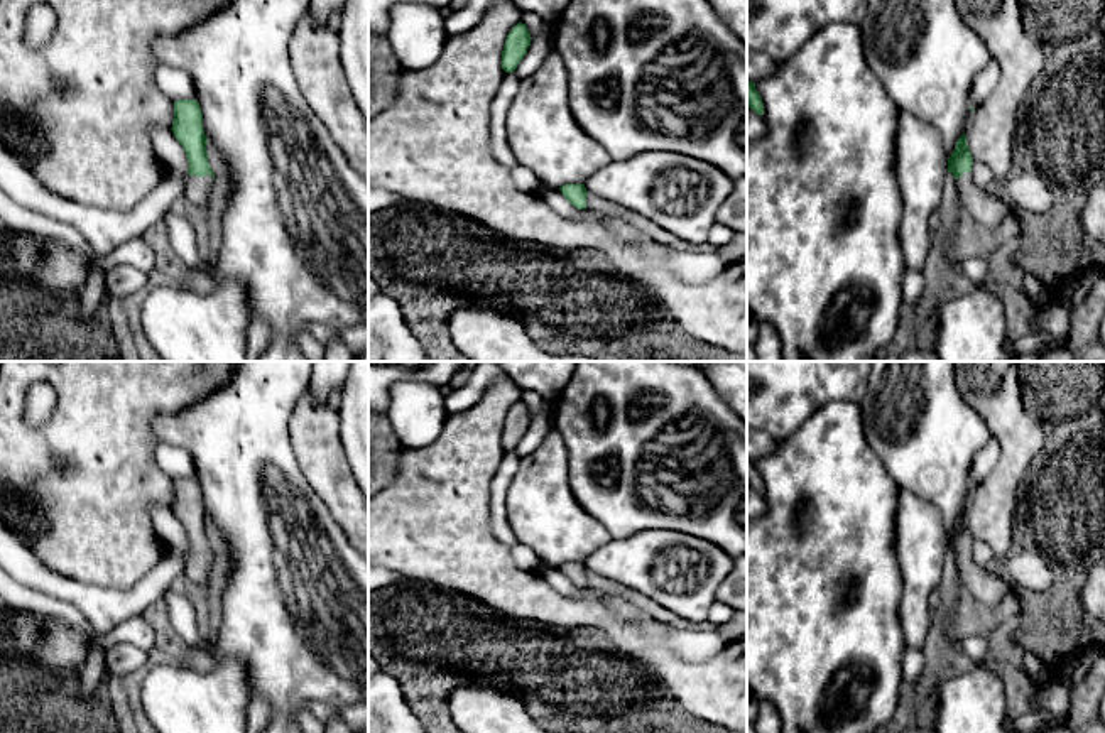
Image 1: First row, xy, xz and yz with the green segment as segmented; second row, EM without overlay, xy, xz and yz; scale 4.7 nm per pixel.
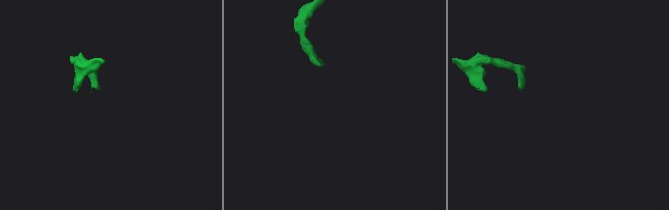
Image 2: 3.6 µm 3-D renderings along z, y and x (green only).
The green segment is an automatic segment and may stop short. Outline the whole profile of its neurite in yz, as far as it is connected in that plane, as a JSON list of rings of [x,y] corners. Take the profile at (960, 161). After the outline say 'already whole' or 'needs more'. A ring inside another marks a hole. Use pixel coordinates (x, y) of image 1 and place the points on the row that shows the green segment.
[[[963,133],[948,159],[948,172],[955,177],[961,209],[968,223],[980,233],[992,238],[1002,238],[1005,236],[1005,231],[1000,228],[1000,223],[1015,209],[1007,203],[1000,191],[983,189],[973,182],[972,164],[973,157],[966,144],[966,135]]]; needs more

